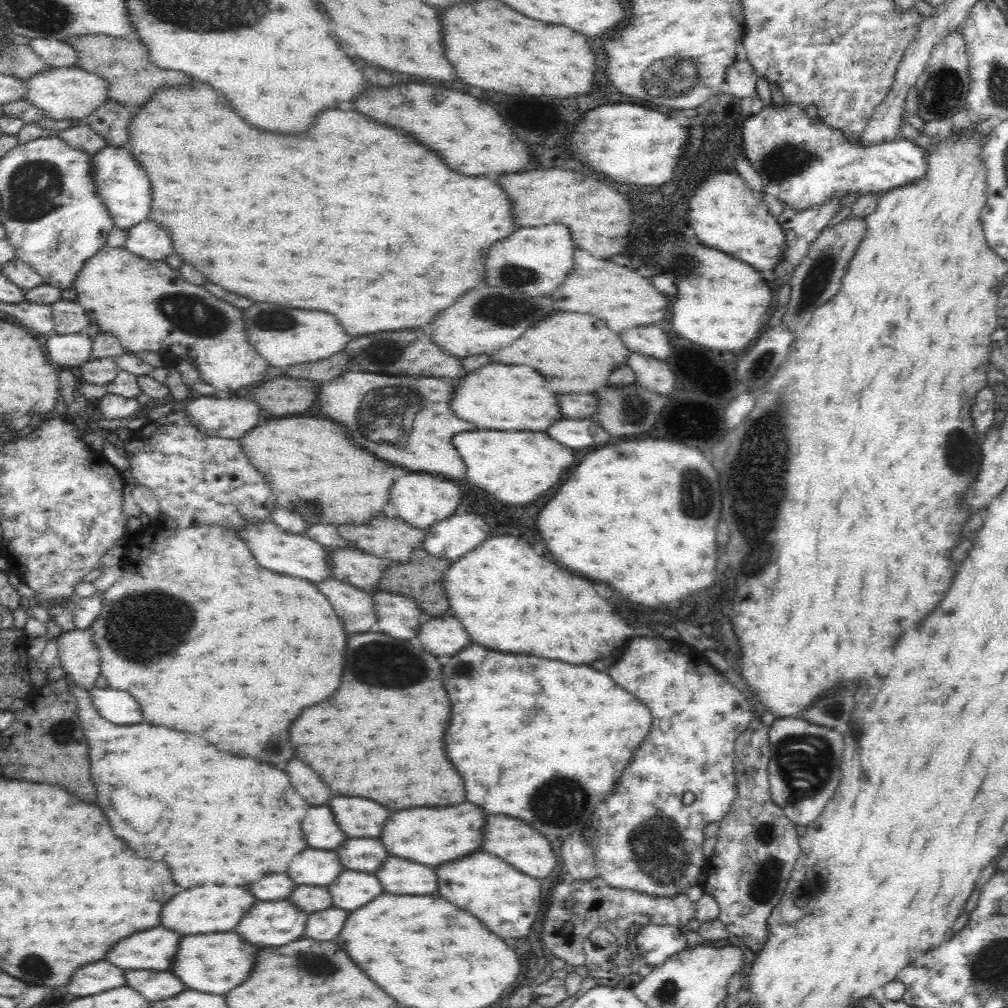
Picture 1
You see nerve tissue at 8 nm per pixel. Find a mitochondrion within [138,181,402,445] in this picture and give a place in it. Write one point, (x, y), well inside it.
(194, 314)

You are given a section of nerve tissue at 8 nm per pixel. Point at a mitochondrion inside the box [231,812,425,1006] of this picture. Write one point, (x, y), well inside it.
(318, 965)

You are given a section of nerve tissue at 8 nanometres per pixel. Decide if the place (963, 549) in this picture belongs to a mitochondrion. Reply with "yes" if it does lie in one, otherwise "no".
no

